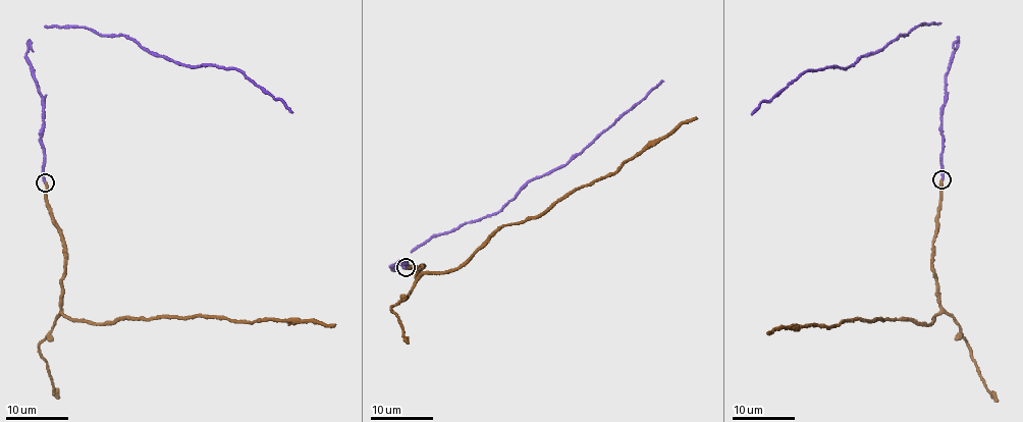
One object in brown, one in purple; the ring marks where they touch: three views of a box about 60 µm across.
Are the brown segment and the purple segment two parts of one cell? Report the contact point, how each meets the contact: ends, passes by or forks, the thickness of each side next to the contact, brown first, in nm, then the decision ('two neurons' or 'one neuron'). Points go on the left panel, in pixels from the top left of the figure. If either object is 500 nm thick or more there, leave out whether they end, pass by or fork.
at (45, 182); brown ends there; purple ends there; 340 nm thick on the brown side, 300 nm on the other; one neuron

